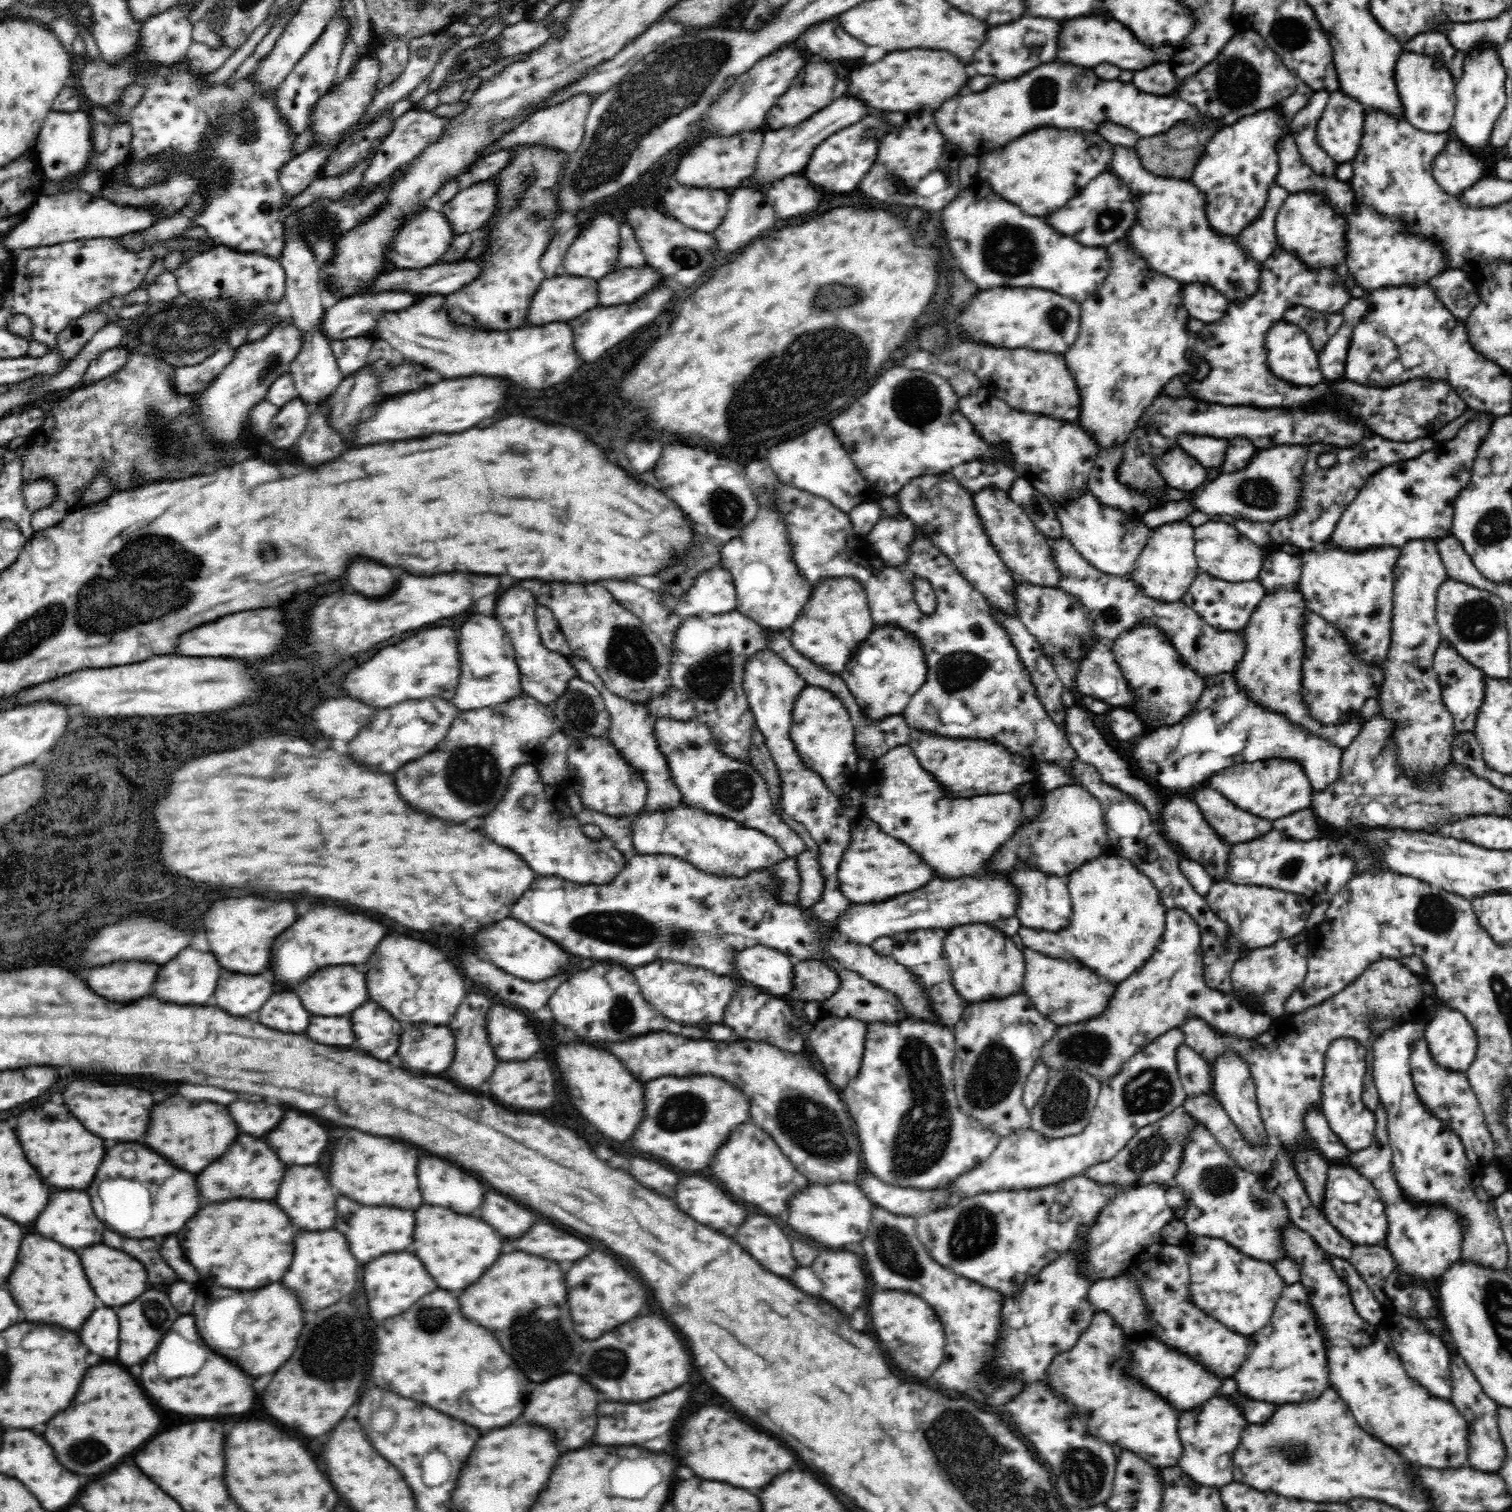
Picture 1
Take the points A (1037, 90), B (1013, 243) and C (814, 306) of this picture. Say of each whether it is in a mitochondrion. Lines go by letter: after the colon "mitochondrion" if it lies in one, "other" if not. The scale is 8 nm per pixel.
A: mitochondrion
B: mitochondrion
C: mitochondrion

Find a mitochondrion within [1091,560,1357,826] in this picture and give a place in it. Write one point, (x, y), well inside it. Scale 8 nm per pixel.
(1111, 616)

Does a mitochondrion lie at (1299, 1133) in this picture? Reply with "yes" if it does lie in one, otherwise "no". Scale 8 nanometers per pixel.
yes

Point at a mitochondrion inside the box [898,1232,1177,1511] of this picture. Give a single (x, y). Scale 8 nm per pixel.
(1082, 1473)

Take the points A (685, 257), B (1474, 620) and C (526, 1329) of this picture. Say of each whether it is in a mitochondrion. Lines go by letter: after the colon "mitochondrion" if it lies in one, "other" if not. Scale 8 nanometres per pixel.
A: mitochondrion
B: mitochondrion
C: mitochondrion

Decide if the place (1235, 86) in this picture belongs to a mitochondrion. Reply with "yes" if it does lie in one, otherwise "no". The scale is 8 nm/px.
yes

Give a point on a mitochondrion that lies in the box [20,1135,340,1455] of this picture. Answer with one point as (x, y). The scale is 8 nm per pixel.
(152, 1311)

